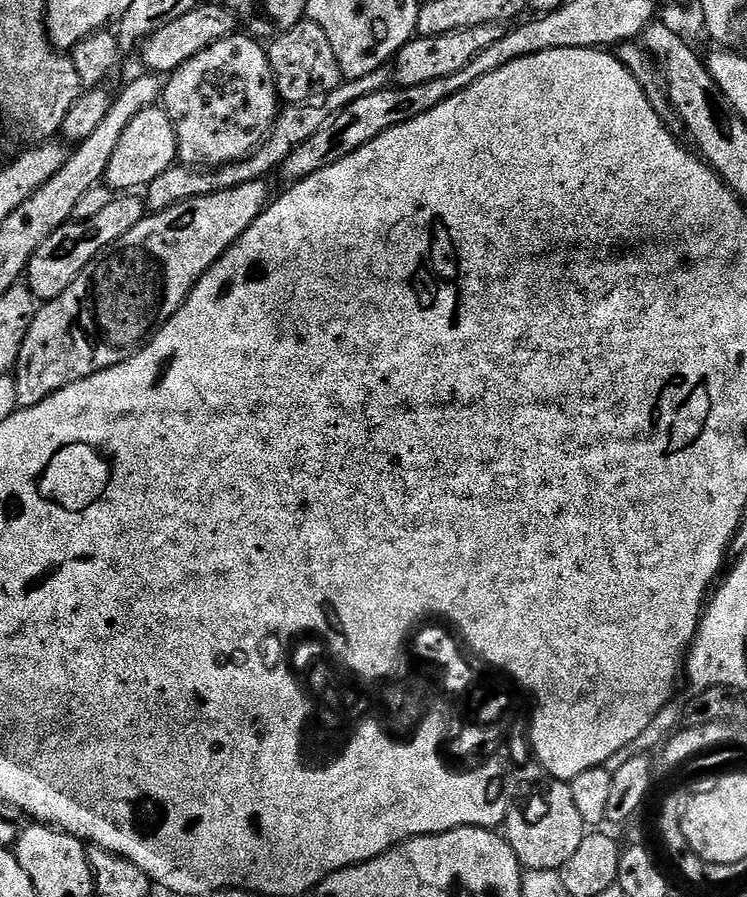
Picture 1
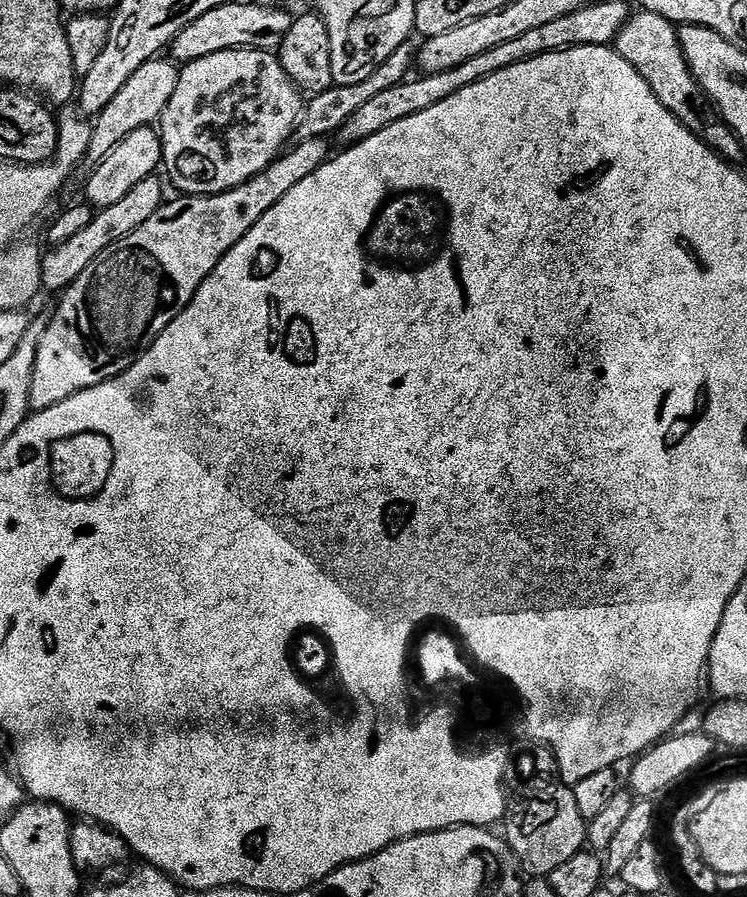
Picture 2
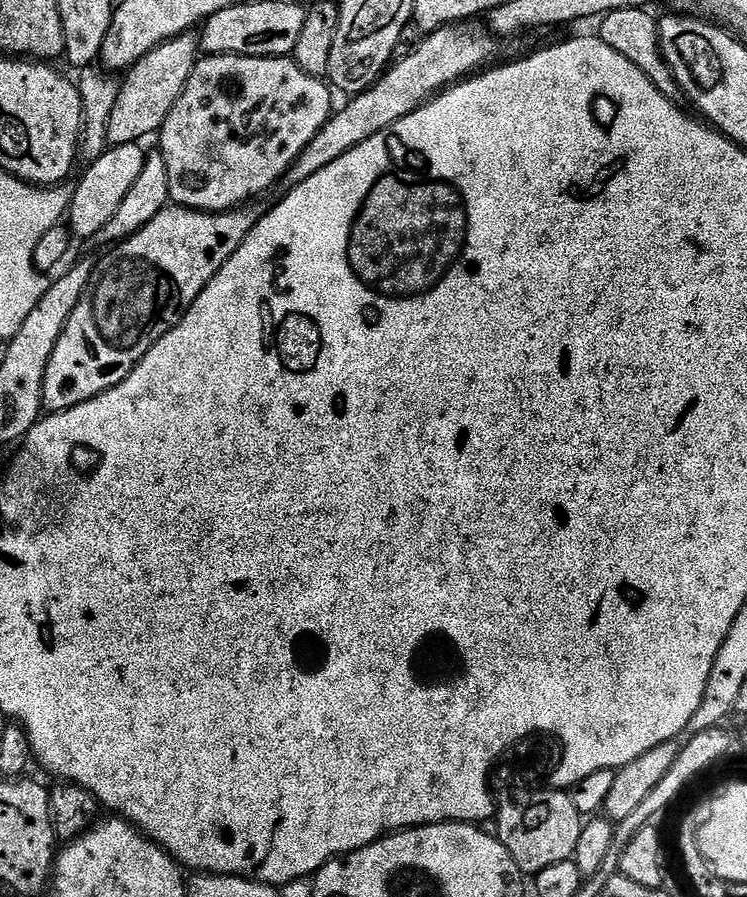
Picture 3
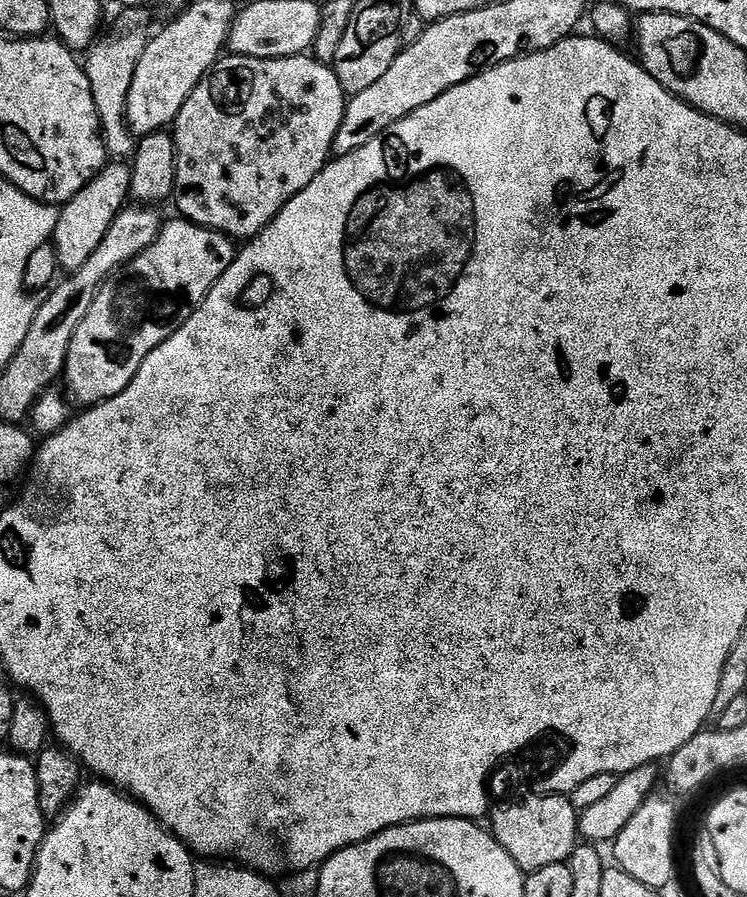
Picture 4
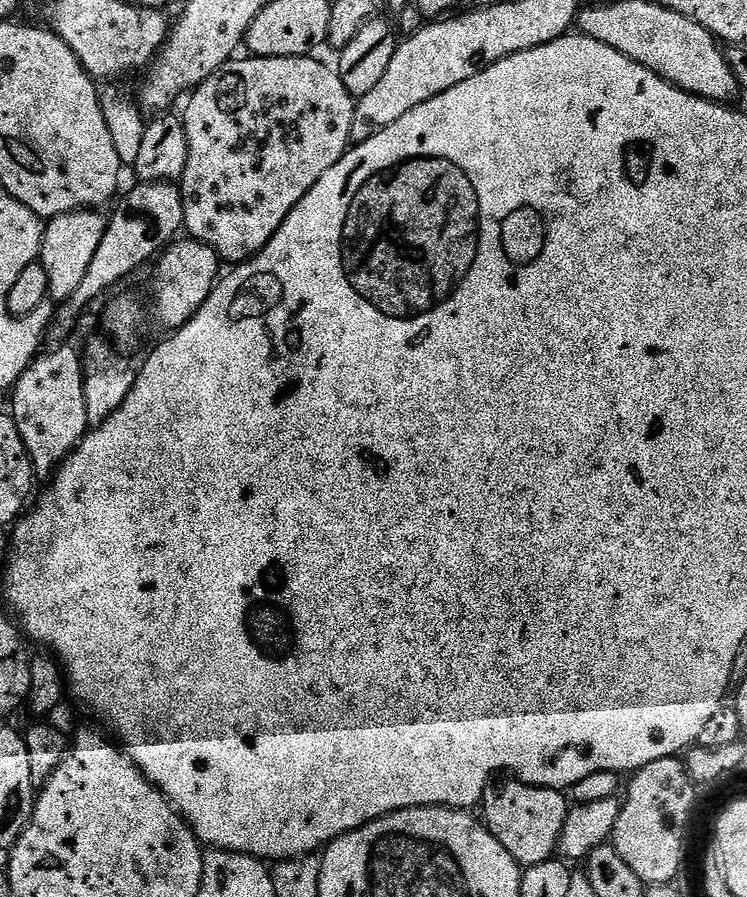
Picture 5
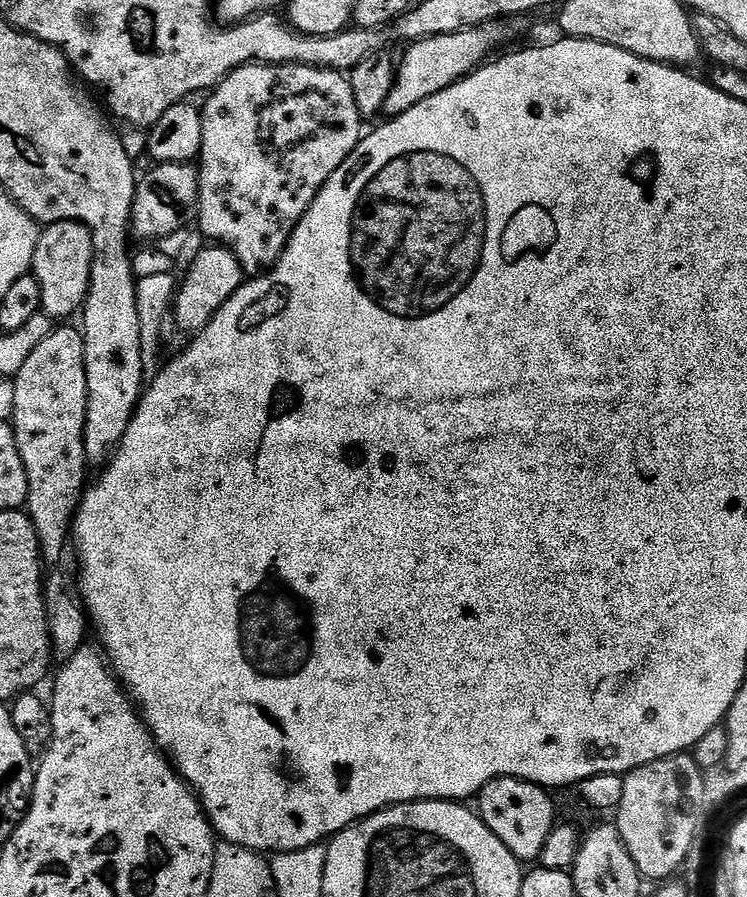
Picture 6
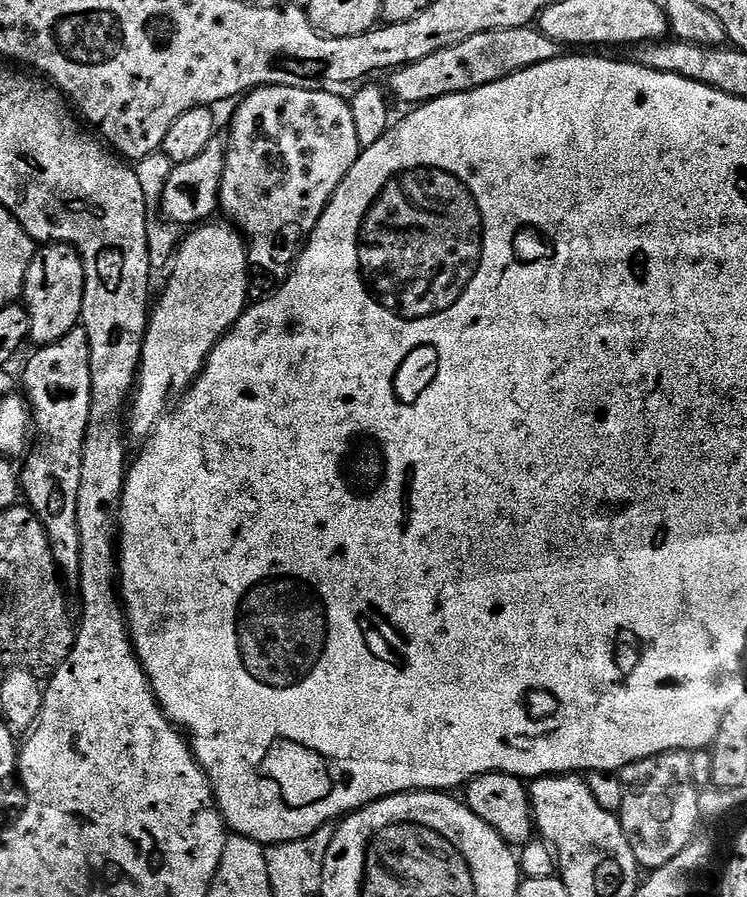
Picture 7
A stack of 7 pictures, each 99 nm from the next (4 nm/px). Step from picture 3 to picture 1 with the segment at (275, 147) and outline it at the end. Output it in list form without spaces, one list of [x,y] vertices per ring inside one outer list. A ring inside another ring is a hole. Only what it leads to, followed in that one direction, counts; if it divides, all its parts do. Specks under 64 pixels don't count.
[[[233,34],[214,42],[214,46],[202,50],[202,54],[194,54],[190,62],[182,62],[182,66],[167,77],[162,88],[162,107],[172,119],[179,163],[211,170],[251,156],[267,138],[282,107],[265,45],[251,35]]]

